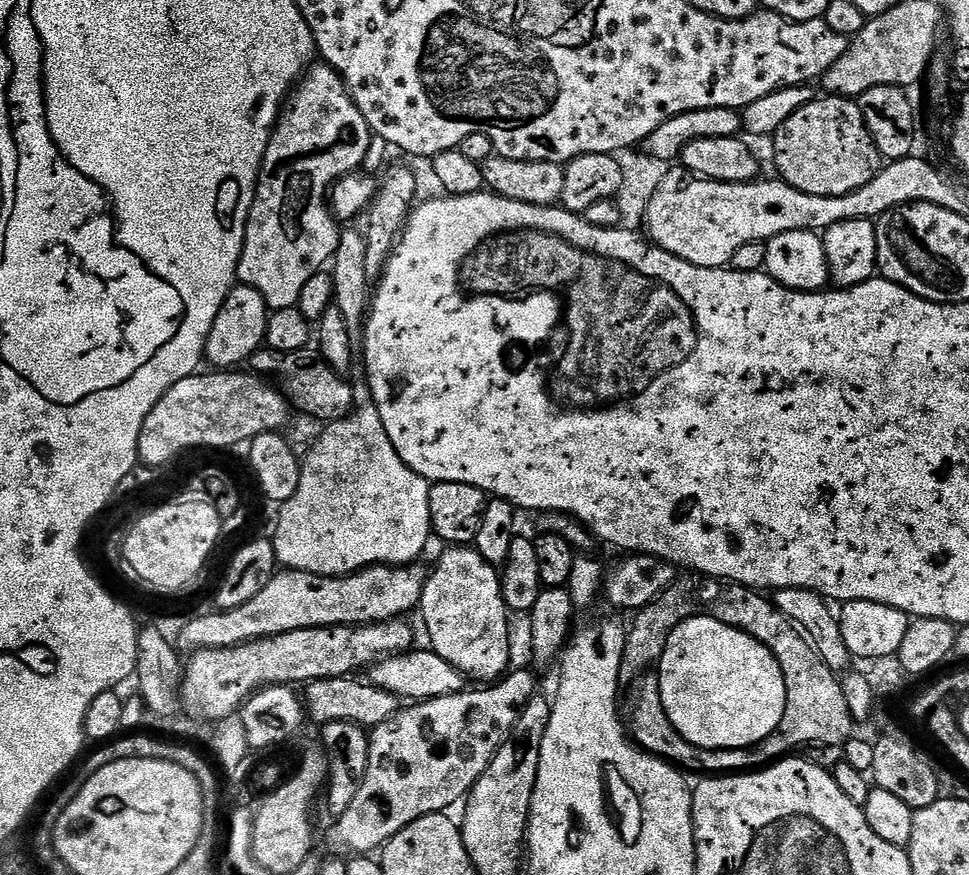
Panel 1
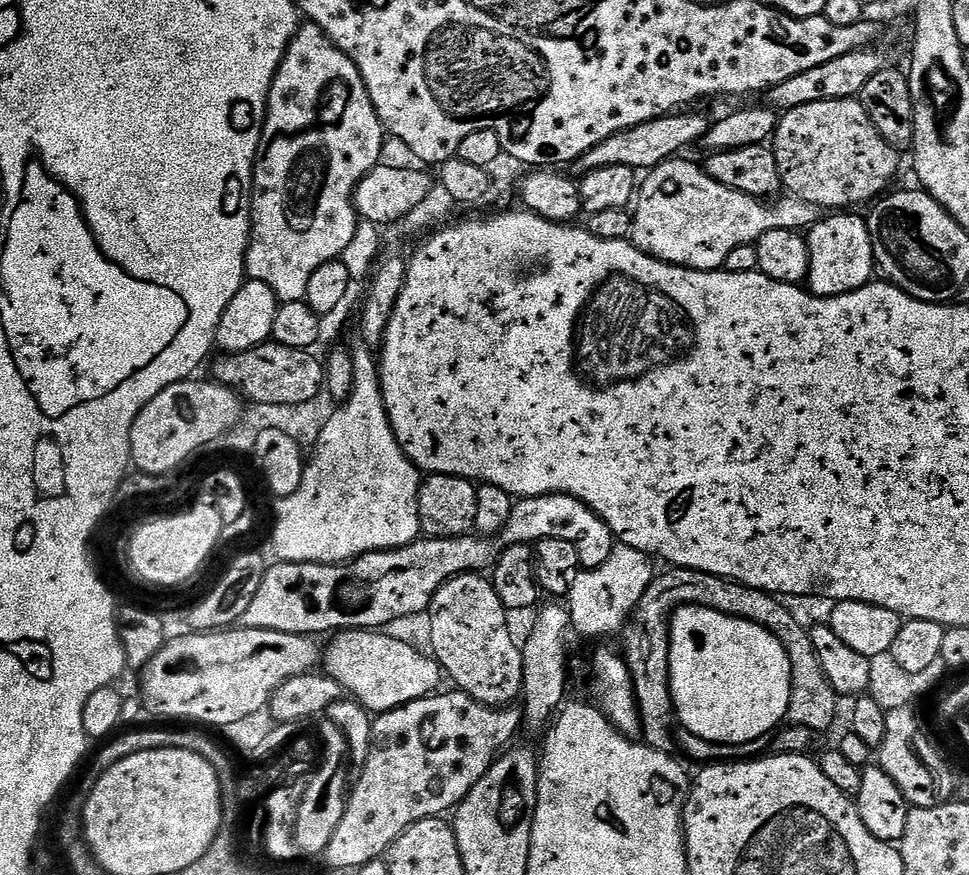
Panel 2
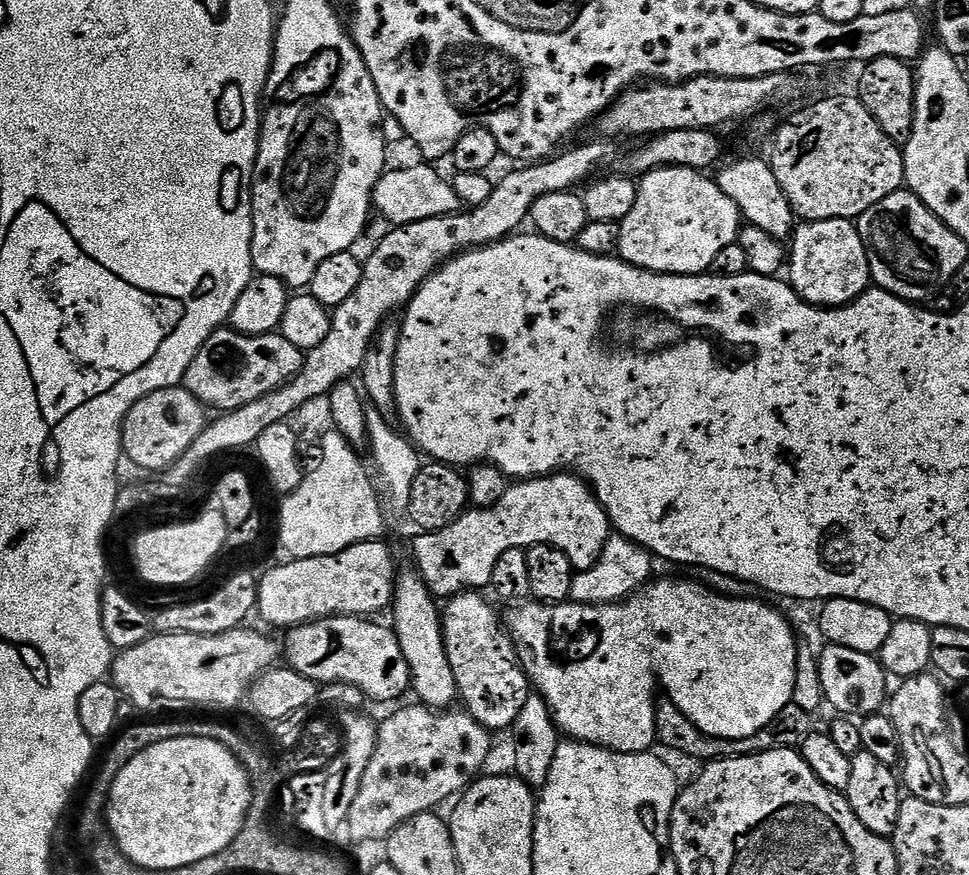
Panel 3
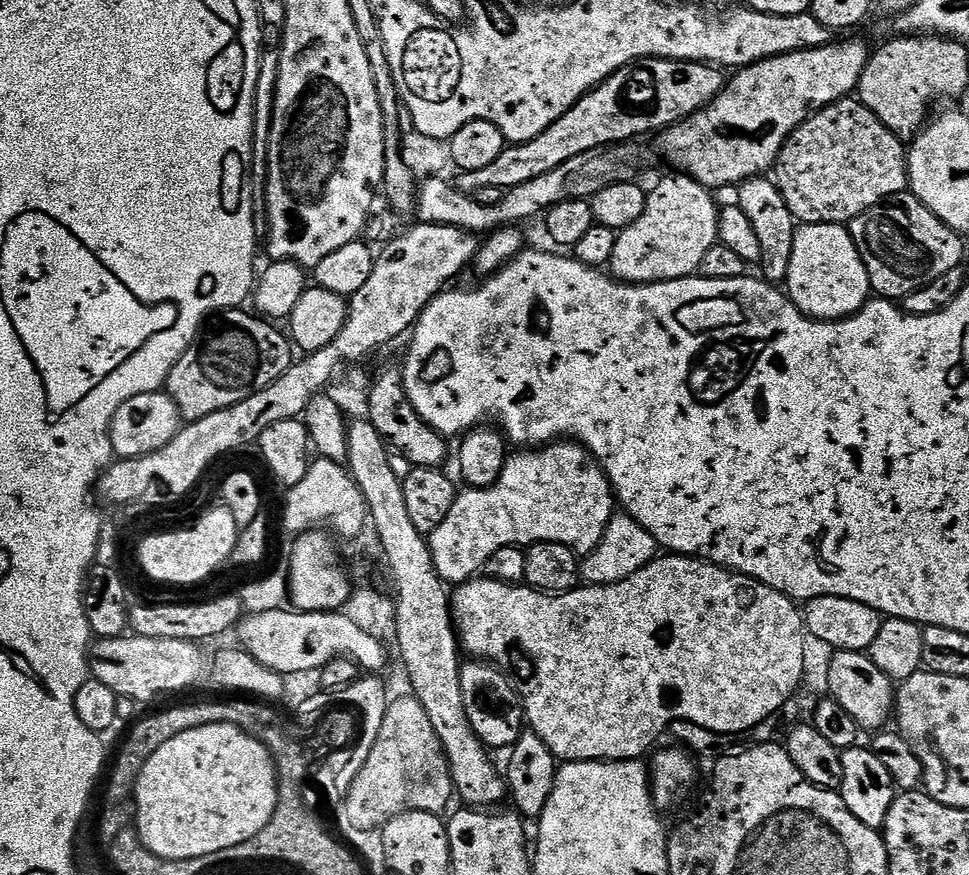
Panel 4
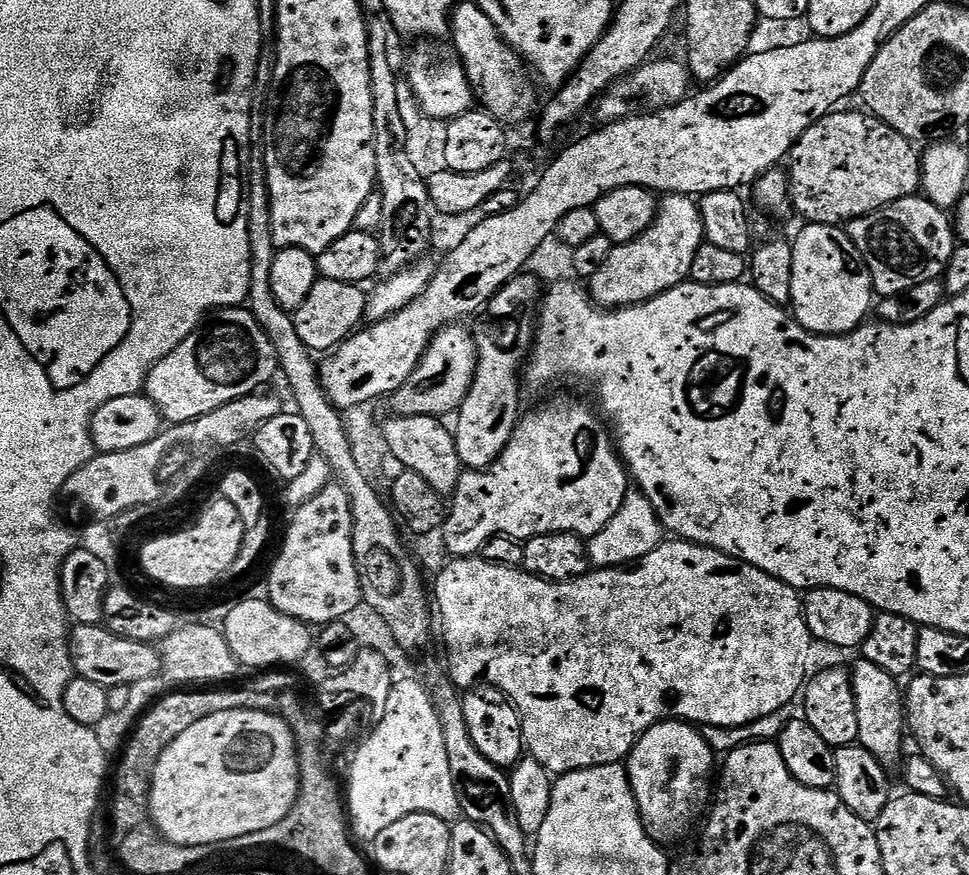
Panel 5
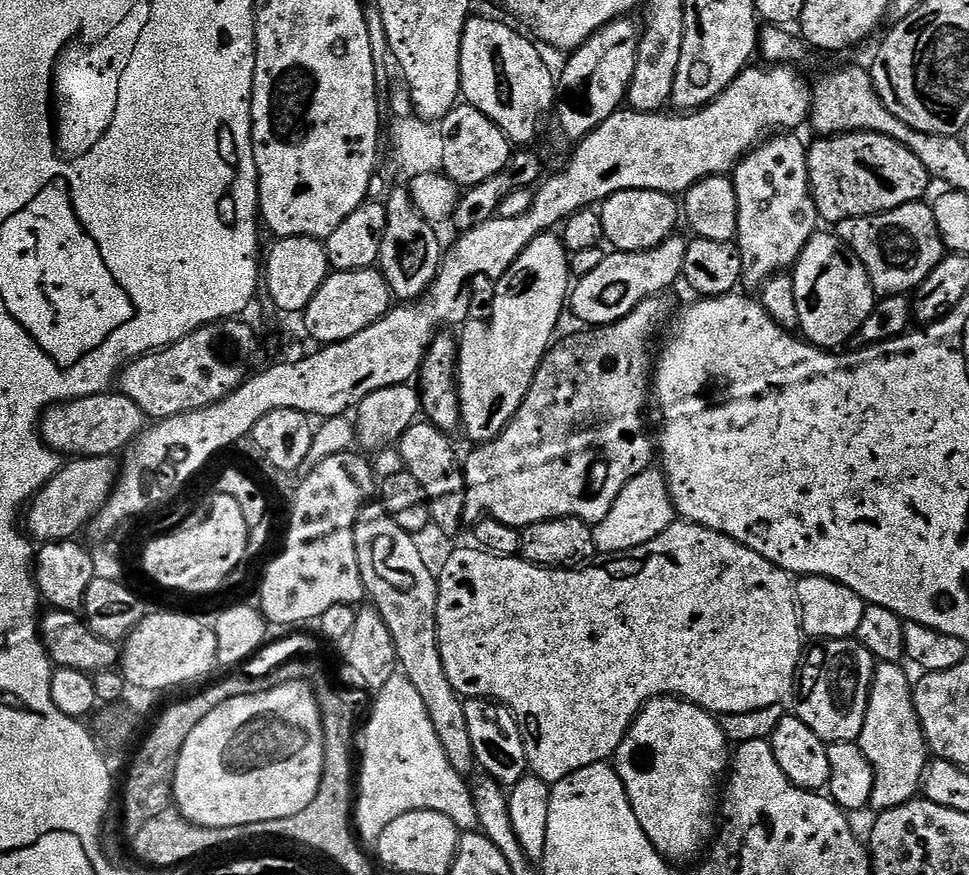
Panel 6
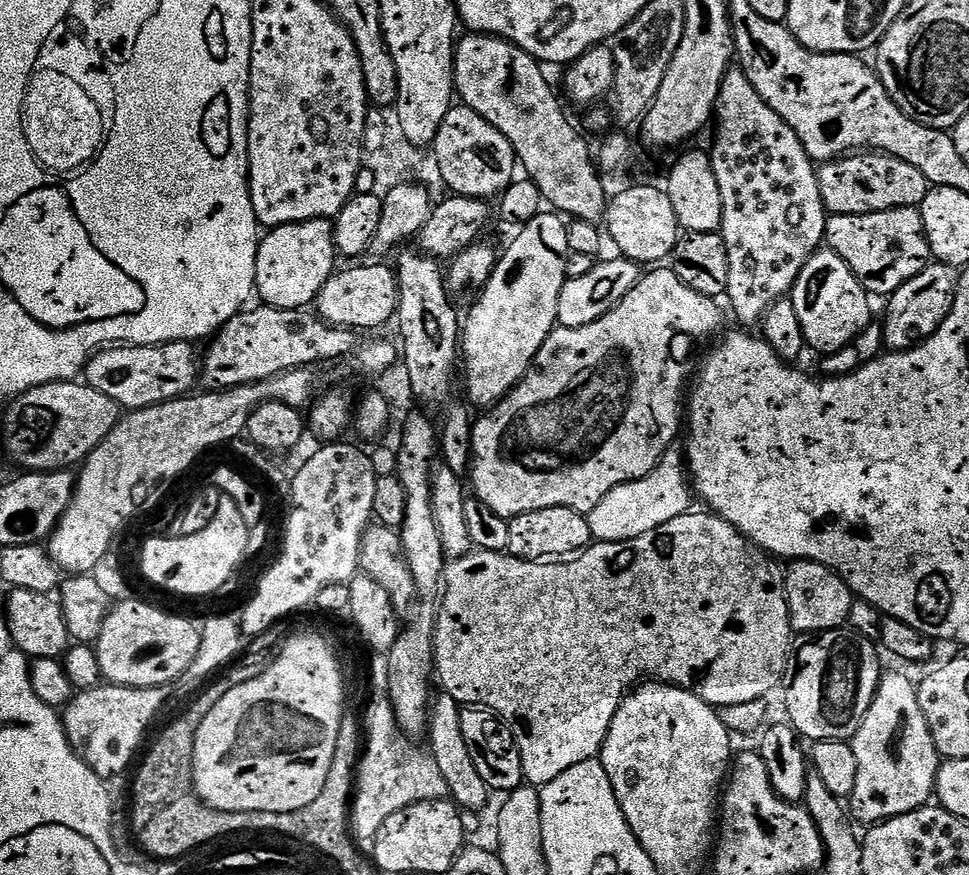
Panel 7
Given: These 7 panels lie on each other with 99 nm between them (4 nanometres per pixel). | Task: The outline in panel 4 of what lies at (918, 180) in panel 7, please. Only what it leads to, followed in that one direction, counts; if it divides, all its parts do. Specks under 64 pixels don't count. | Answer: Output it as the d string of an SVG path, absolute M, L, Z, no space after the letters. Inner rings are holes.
M845 98L826 106L821 112L815 112L802 126L798 126L790 134L790 138L784 144L784 149L780 152L780 158L776 161L774 169L774 183L780 189L782 198L786 198L786 206L790 206L790 214L803 224L840 224L847 225L854 218L858 218L866 210L870 210L876 204L889 200L891 196L897 196L900 192L908 188L908 153L905 141L895 136L884 123L871 112L865 104L860 103L856 98Z

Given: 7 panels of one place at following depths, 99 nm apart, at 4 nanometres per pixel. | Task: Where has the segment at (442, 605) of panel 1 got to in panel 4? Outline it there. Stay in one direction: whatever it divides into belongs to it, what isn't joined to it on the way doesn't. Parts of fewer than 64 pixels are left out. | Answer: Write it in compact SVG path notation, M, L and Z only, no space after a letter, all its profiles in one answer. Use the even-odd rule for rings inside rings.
M487 662L468 663L465 663L460 670L462 702L466 702L466 718L470 718L470 726L474 726L474 734L478 734L485 748L511 749L526 724L524 706L520 703L516 685L499 667Z

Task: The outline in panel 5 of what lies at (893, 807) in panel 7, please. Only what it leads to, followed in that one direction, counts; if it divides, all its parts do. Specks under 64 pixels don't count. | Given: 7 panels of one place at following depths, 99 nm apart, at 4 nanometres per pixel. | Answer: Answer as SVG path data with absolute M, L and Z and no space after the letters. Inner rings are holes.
M860 658L856 665L851 665L852 689L856 699L858 714L859 747L874 754L881 762L889 762L900 752L906 740L906 713L904 711L905 693L898 685L897 677L886 674L886 670L878 670L874 662Z

